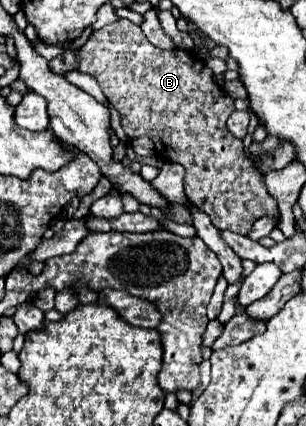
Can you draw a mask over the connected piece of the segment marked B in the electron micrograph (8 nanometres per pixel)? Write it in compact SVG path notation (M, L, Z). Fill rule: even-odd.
M118 19L102 29L94 29L86 45L76 51L76 59L78 71L92 75L110 105L120 113L122 129L126 131L126 135L132 139L140 135L150 137L156 145L156 153L160 159L184 167L186 197L212 219L216 229L228 229L240 235L248 235L250 227L258 217L268 215L274 217L276 223L280 221L278 205L274 197L270 197L270 193L266 191L262 173L244 153L242 141L236 139L226 127L226 119L234 111L234 101L222 87L216 85L214 73L202 59L194 57L190 51L164 51L154 47L142 33L140 25L134 25L128 19Z

